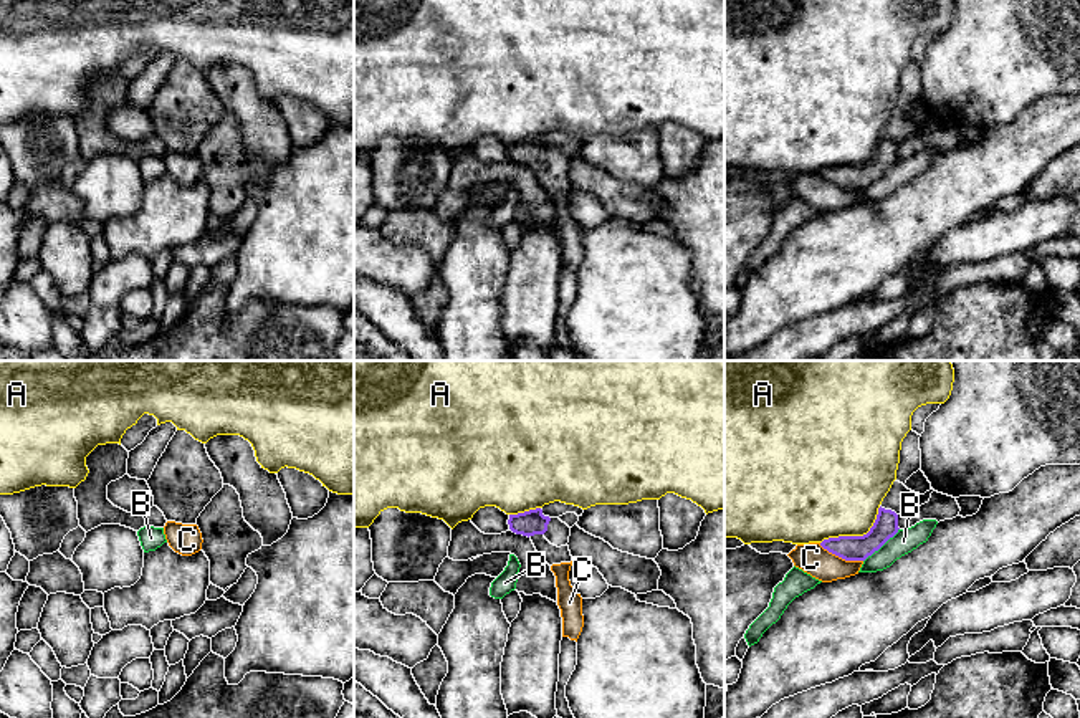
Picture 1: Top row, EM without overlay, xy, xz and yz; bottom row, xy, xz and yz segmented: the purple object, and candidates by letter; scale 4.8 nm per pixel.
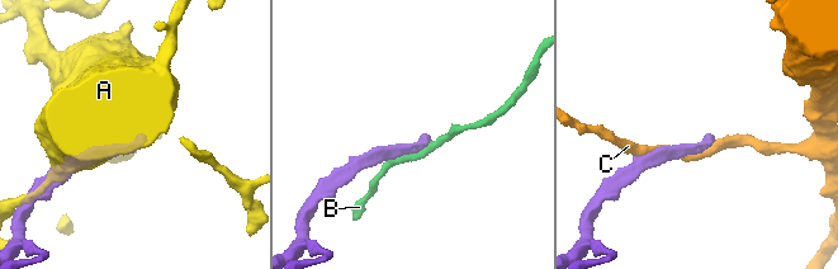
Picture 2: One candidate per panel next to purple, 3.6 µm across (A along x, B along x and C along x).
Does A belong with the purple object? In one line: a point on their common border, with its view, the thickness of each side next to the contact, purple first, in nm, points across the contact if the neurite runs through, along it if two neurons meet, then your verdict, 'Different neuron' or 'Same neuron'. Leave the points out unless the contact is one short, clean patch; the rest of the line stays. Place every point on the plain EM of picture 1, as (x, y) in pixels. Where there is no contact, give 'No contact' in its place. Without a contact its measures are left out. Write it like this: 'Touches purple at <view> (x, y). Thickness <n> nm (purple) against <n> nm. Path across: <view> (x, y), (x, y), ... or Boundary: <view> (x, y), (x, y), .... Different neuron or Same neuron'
Touches purple at yz (855, 166). Thickness 130 nm (purple) against 460 nm. Different neuron

